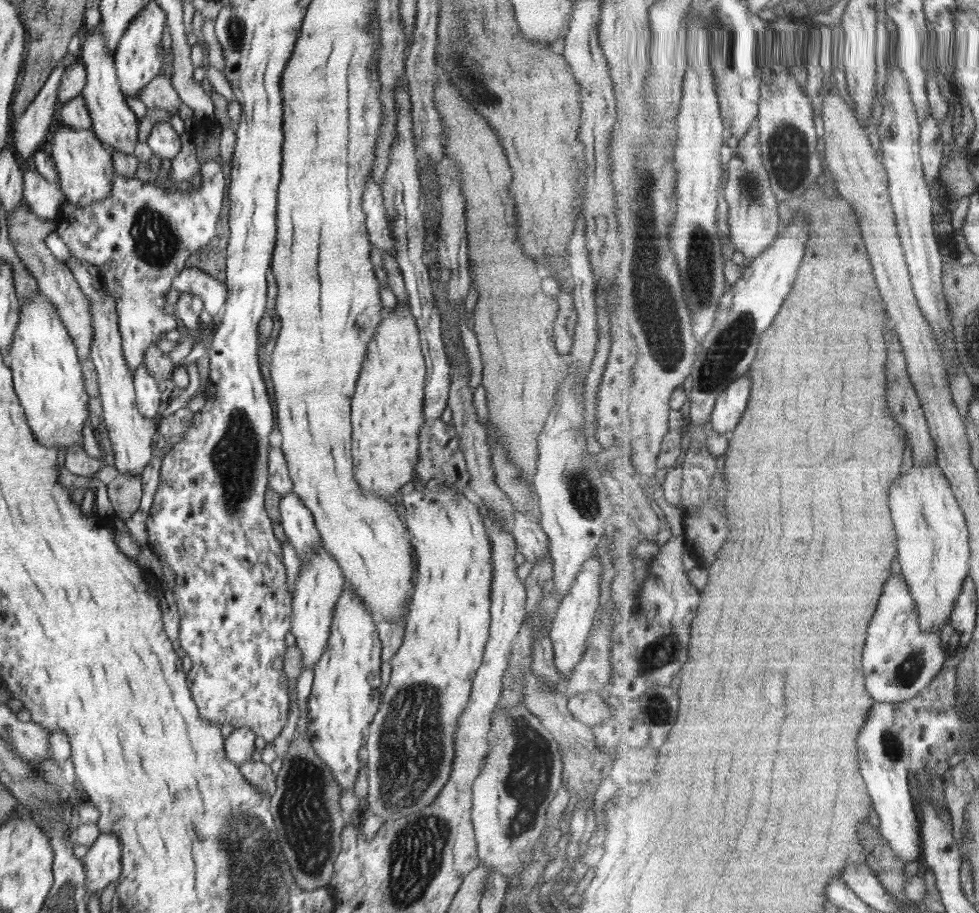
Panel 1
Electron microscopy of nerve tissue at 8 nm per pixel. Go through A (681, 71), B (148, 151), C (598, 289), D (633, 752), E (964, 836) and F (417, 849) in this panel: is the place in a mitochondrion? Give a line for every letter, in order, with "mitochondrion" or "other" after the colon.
A: other
B: other
C: other
D: other
E: other
F: mitochondrion

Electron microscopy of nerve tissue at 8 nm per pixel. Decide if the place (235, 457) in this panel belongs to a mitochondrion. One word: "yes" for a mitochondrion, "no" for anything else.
yes

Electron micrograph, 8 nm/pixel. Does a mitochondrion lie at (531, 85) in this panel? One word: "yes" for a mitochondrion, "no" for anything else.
no

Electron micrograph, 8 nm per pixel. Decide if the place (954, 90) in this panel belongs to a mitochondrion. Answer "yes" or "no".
no

